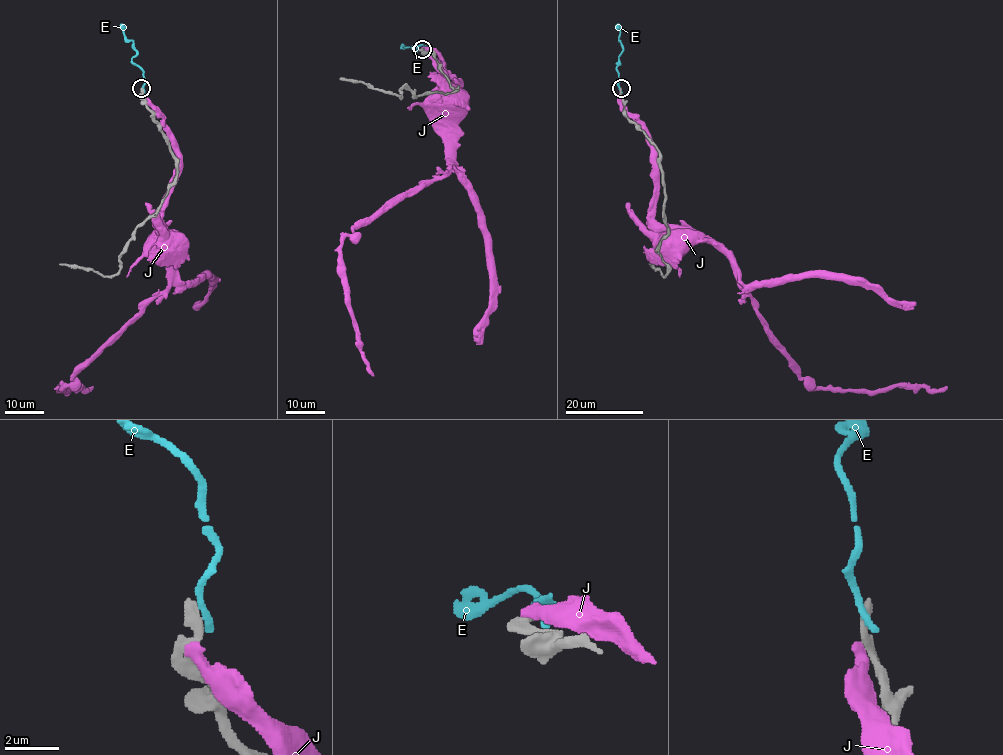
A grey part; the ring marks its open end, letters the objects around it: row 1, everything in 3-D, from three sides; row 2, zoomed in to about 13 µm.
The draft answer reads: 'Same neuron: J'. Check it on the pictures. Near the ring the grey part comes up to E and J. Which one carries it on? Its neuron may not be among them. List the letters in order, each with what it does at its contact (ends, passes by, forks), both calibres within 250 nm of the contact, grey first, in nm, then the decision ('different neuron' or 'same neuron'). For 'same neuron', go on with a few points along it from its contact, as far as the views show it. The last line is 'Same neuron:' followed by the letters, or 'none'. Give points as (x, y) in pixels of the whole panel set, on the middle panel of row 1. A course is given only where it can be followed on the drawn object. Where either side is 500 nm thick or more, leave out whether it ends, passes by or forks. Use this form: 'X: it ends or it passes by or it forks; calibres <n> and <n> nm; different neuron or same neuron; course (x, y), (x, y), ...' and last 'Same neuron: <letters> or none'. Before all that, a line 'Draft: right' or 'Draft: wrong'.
Draft: wrong
E: it ends; calibres 460 and 320 nm; different neuron
J: it ends; calibres 360 and 440 nm; different neuron
Same neuron: none

